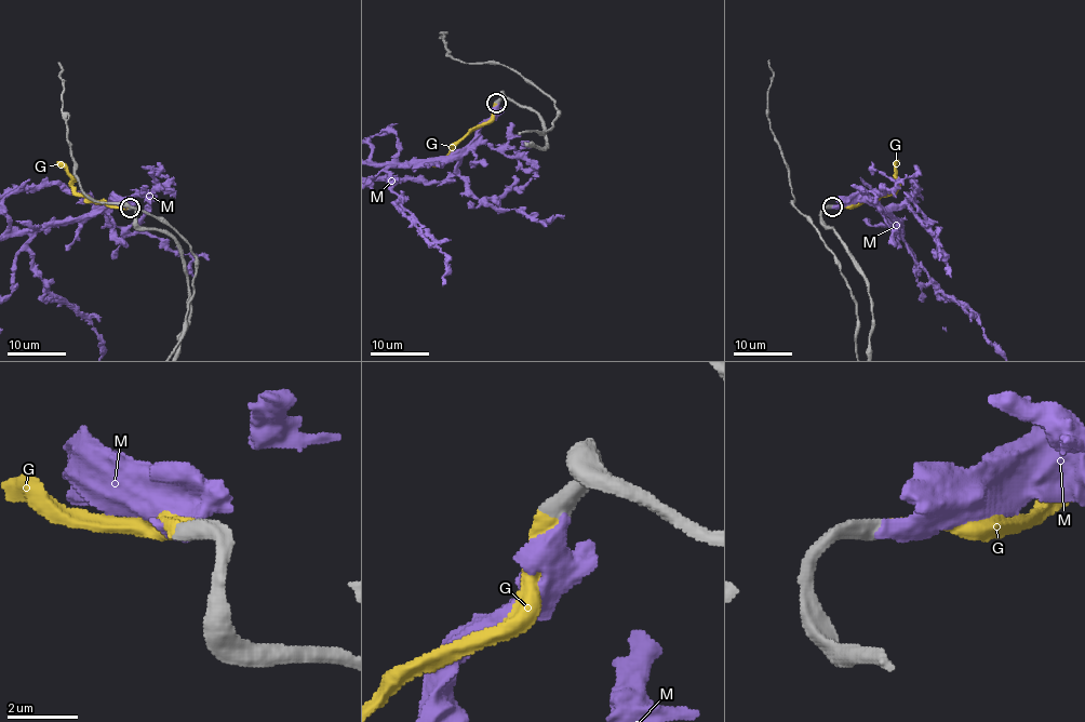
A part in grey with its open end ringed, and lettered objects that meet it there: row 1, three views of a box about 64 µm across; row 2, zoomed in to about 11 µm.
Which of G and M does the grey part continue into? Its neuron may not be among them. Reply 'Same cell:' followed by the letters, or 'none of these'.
Same cell: G

